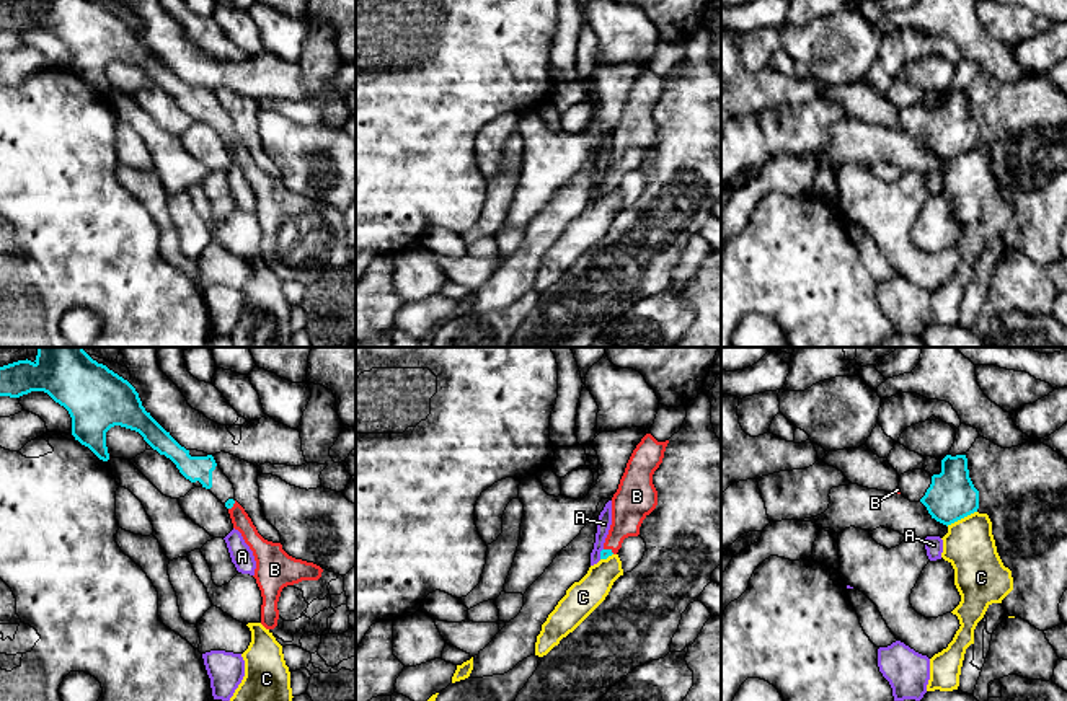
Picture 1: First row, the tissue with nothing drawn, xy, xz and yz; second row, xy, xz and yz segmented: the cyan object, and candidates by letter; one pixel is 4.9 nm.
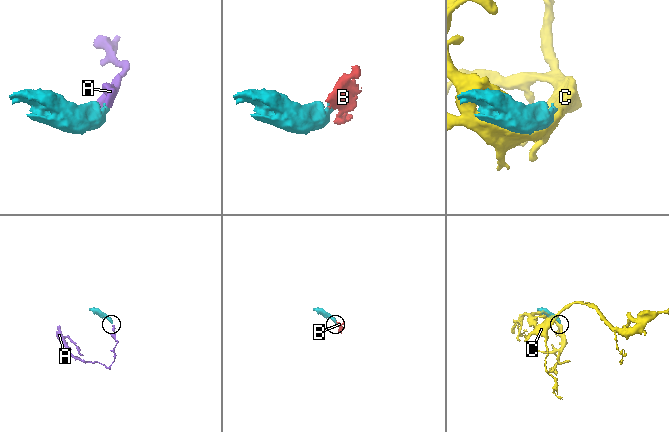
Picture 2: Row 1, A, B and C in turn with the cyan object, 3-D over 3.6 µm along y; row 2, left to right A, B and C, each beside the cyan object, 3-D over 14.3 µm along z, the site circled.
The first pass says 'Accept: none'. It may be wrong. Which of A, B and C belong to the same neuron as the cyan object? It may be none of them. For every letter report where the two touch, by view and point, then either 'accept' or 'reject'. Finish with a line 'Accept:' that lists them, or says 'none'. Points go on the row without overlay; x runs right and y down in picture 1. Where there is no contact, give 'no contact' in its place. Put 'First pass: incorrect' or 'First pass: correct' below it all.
A: xz (601, 188) | reject
B: xz (609, 185) | accept
C: yz (961, 152) | reject
Accept: B
First pass: incorrect

